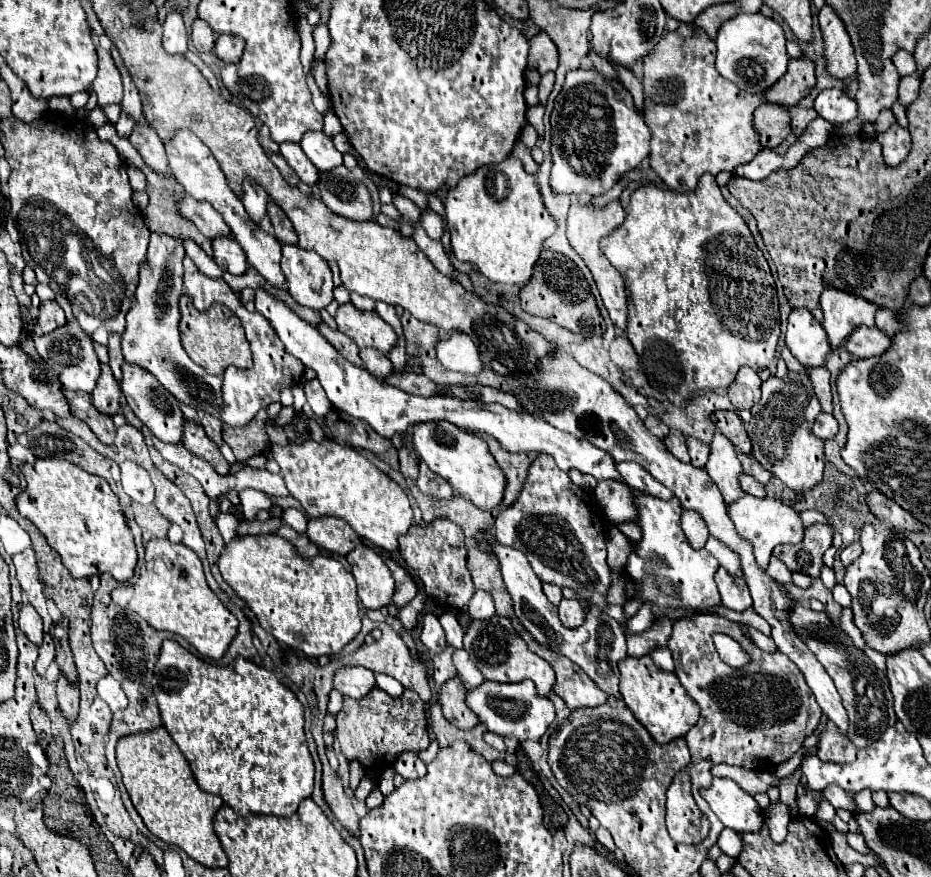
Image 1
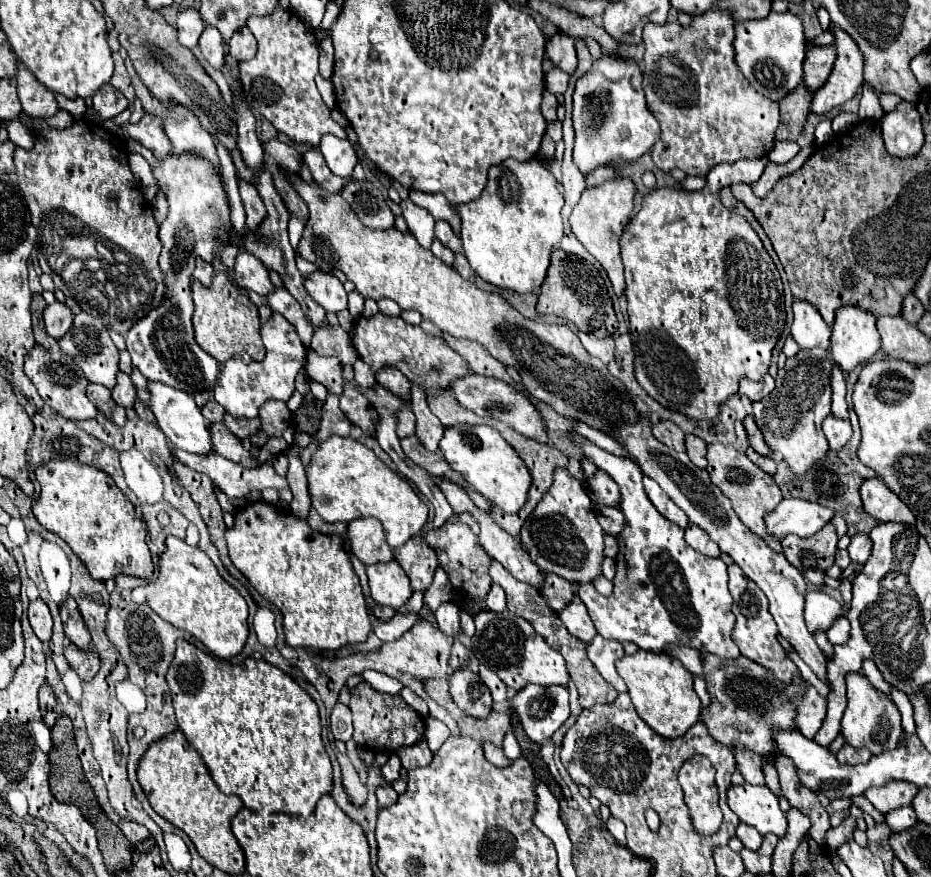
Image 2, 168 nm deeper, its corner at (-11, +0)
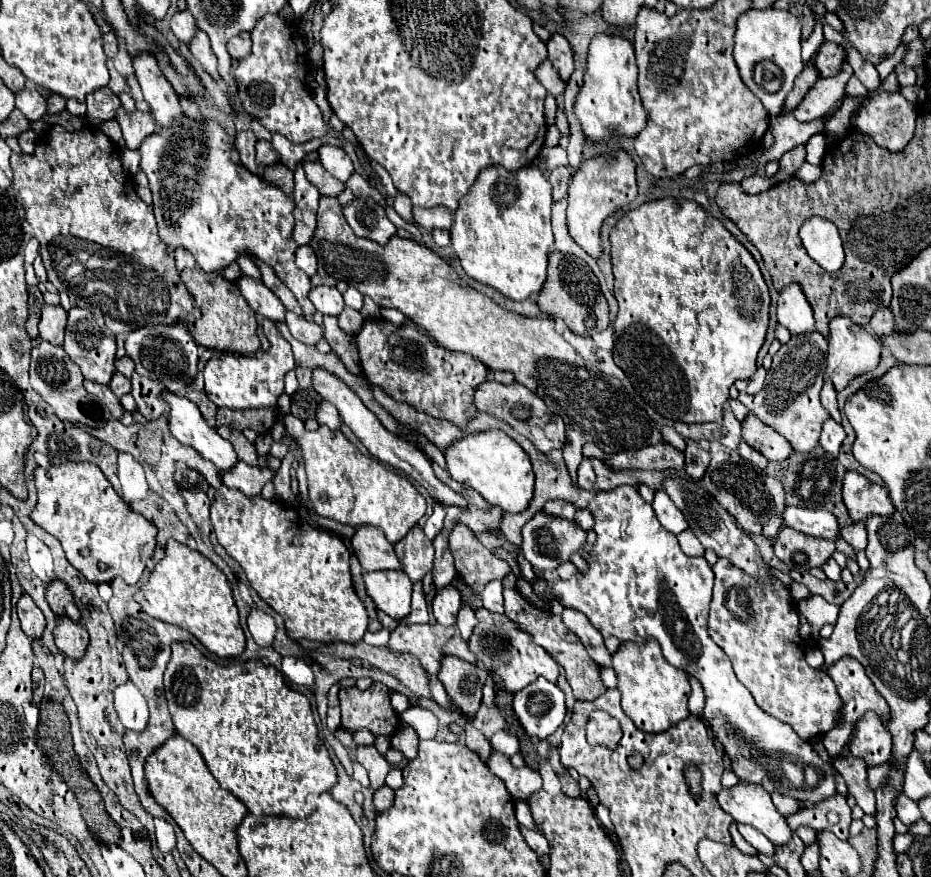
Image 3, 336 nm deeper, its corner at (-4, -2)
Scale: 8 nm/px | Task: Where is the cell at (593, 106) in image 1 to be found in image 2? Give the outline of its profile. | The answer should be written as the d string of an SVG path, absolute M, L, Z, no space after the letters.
M603 56L596 60L591 69L577 80L573 92L573 128L573 162L583 176L599 166L635 162L647 154L659 138L659 126L645 104L641 68L625 58Z

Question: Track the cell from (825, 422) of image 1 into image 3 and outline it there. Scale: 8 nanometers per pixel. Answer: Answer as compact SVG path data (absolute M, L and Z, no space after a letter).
M828 418L822 426L822 436L820 436L820 446L832 454L838 456L838 448L842 446L842 440L846 438L846 432L840 424L836 424L832 418Z

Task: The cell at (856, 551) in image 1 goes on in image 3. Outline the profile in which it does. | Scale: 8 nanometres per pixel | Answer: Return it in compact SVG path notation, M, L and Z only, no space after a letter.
M854 522L854 524L846 526L846 528L842 528L842 538L844 538L856 552L864 550L866 544L868 544L864 522Z

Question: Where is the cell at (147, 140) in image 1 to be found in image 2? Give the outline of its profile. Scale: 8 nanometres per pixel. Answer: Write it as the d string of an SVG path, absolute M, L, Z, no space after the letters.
M145 114L137 124L127 124L125 132L129 138L137 140L145 148L149 148L157 160L167 158L171 152L171 142L163 132L163 120L153 114Z

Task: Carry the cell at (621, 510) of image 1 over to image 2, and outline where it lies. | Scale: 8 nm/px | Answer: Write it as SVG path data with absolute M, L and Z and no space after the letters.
M597 470L595 478L589 482L589 494L591 494L593 504L597 508L601 508L601 506L617 508L619 502L621 502L621 492L619 492L617 484L613 482L613 478L609 478L601 470Z

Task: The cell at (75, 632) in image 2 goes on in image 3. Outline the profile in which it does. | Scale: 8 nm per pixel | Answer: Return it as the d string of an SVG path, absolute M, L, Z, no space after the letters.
M54 578L46 586L46 600L48 600L48 604L50 604L50 608L54 610L56 616L68 614L74 620L80 620L80 612L78 612L76 604L74 604L74 594L68 590L68 586L62 580Z

